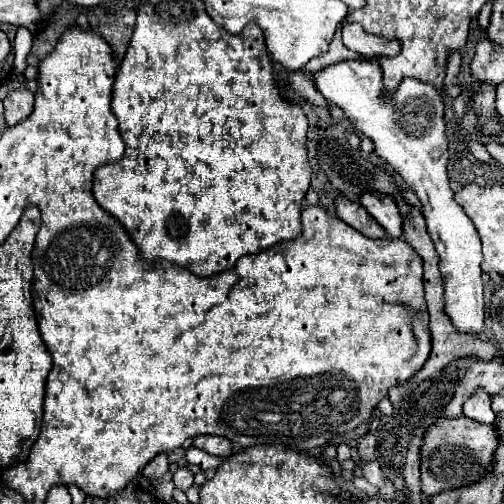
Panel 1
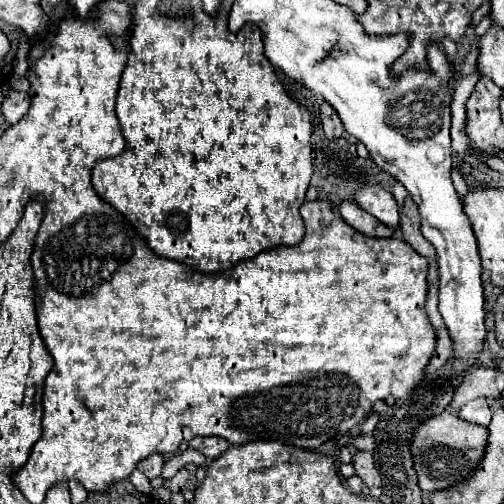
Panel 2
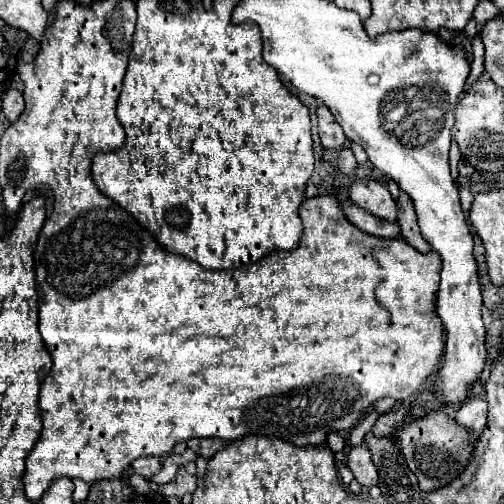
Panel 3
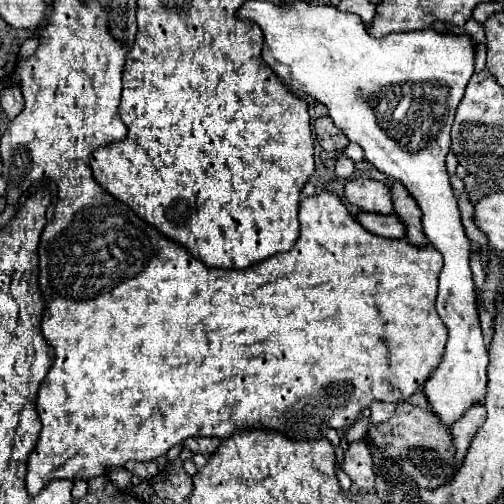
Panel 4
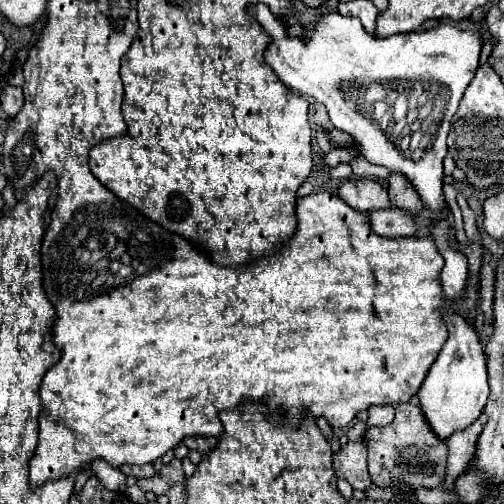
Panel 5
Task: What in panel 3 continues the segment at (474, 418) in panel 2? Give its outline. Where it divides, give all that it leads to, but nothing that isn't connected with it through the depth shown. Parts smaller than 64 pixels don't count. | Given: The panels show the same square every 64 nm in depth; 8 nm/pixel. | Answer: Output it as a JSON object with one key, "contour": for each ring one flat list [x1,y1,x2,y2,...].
{"contour":[[474,398,474,400,468,400,468,402,456,412,454,420,456,420,460,426,468,428,468,430,470,430,470,436,476,438,476,436,480,436,484,424,486,424,486,414,488,414,488,412,486,412,486,402]]}

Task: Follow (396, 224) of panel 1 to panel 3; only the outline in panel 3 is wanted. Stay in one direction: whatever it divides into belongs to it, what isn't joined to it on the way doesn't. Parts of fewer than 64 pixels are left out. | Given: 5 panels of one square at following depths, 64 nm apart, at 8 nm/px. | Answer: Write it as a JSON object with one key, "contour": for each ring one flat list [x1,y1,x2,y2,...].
{"contour":[[354,182,350,186,350,200,374,216,380,216,384,220,396,220,398,206,392,200,388,188,380,182]]}

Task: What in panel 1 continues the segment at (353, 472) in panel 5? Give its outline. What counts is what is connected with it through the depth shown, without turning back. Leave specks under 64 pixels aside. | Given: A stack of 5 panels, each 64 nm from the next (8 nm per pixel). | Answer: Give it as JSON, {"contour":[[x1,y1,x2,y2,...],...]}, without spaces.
{"contour":[[372,460,372,462,364,462,364,464,362,464,362,476,364,476,372,486,376,486,376,488,382,488,384,482,386,482,384,472,382,472,380,466,376,464,376,460]]}

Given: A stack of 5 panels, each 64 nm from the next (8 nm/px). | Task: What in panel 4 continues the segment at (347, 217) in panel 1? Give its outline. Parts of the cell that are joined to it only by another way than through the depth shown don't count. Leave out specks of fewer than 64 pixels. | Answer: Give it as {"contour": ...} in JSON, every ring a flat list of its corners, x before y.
{"contour":[[362,212,356,216,358,222,362,222,362,226,382,238,404,238,406,236,406,228,402,224,402,220,396,214,384,216,384,214,374,214,374,212]]}

